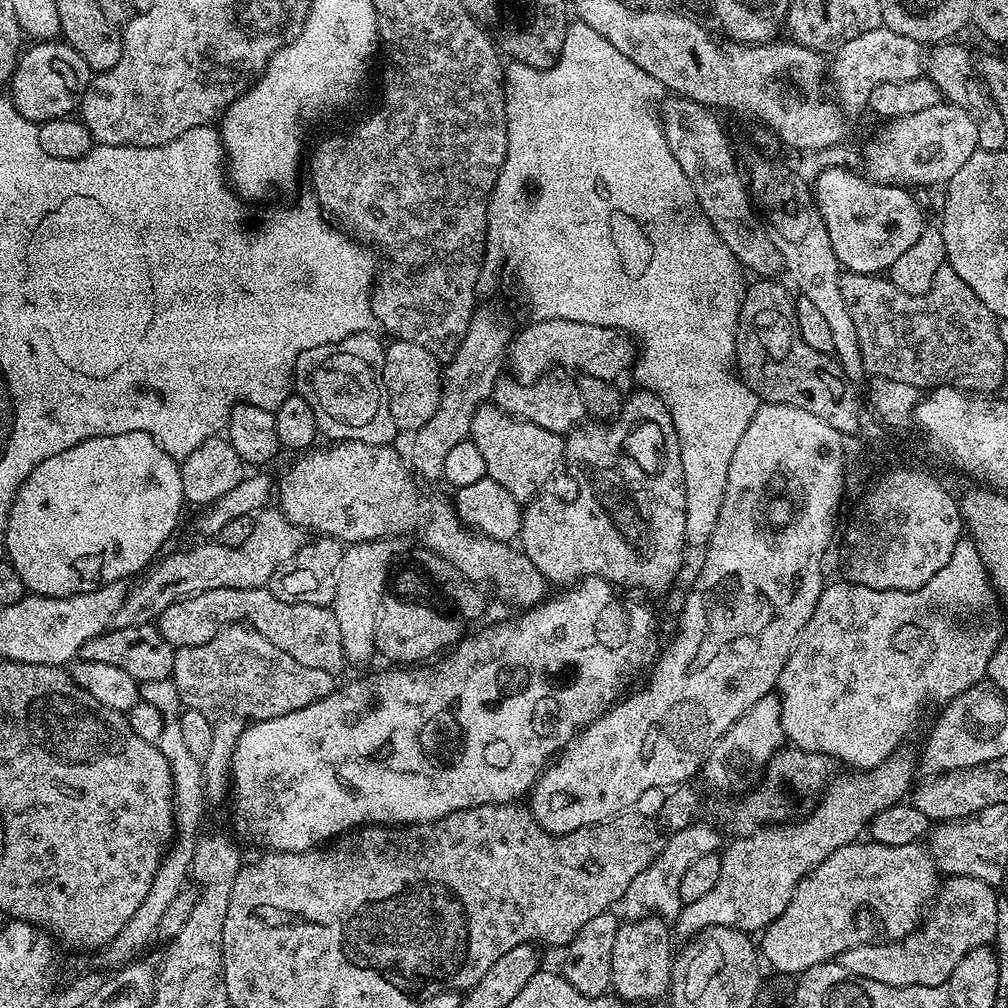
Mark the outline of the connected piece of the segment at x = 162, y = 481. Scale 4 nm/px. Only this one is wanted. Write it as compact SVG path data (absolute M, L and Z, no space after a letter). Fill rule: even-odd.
M146 432L95 436L78 442L78 446L70 446L62 450L62 454L54 454L54 458L46 458L46 462L34 466L26 482L22 482L22 486L16 492L12 509L8 512L8 528L2 533L4 548L8 551L6 560L14 566L14 570L18 570L18 574L22 574L25 589L37 596L73 596L83 592L93 592L103 584L112 584L116 580L127 581L128 576L134 575L135 572L143 573L161 555L160 547L171 538L183 508L186 508L186 501L177 457L168 453L155 437Z

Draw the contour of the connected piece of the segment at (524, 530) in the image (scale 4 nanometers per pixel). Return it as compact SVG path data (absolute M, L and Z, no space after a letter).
M636 390L632 397L628 396L623 401L620 413L615 419L607 422L588 423L567 433L564 440L562 464L565 469L568 467L568 476L576 483L576 497L569 504L559 504L556 500L543 500L543 498L531 501L523 509L520 517L519 547L524 555L530 558L530 562L534 562L537 570L544 575L544 579L553 585L572 586L585 578L596 577L620 590L637 588L640 592L664 592L675 582L676 575L679 574L680 567L684 564L684 548L686 549L686 486L682 474L680 439L676 437L676 427L672 425L672 416L654 393L647 390Z

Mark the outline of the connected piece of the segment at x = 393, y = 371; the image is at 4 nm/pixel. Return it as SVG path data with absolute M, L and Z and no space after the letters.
M393 339L384 349L384 390L386 407L397 429L415 433L434 418L434 410L440 405L442 364L429 350L414 342Z

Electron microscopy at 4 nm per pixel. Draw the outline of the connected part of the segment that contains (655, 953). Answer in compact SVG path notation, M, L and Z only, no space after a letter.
M651 915L635 922L621 923L614 938L612 959L612 988L615 995L629 1002L667 997L674 983L672 940L674 941L673 933L661 917Z

